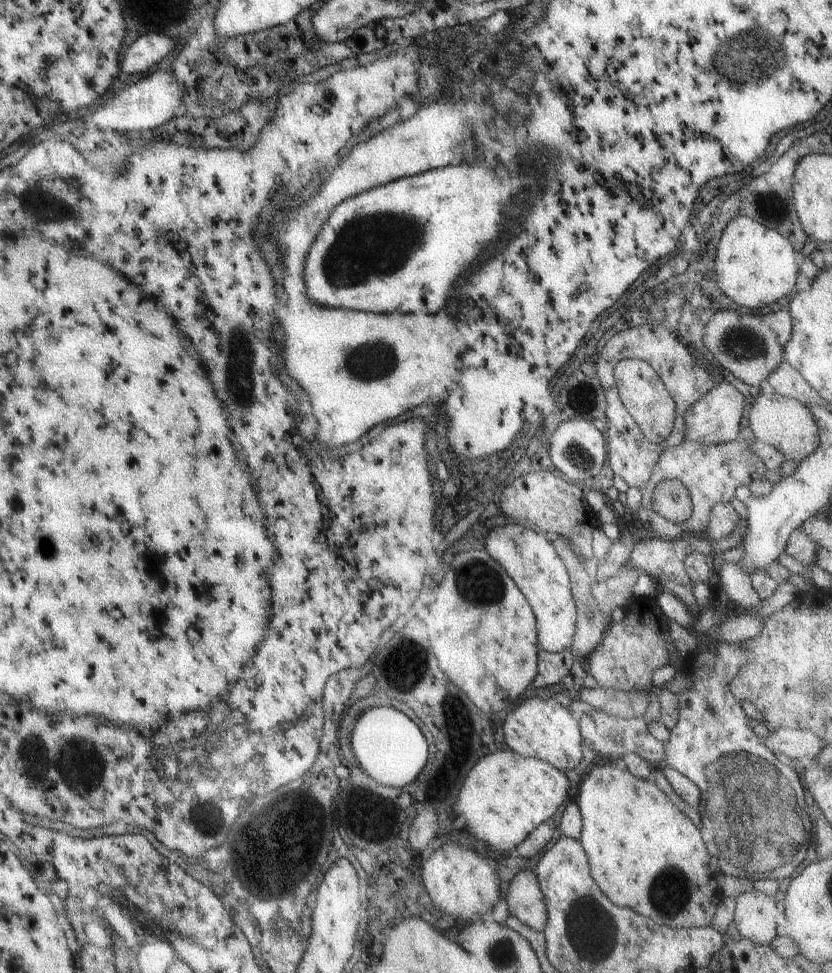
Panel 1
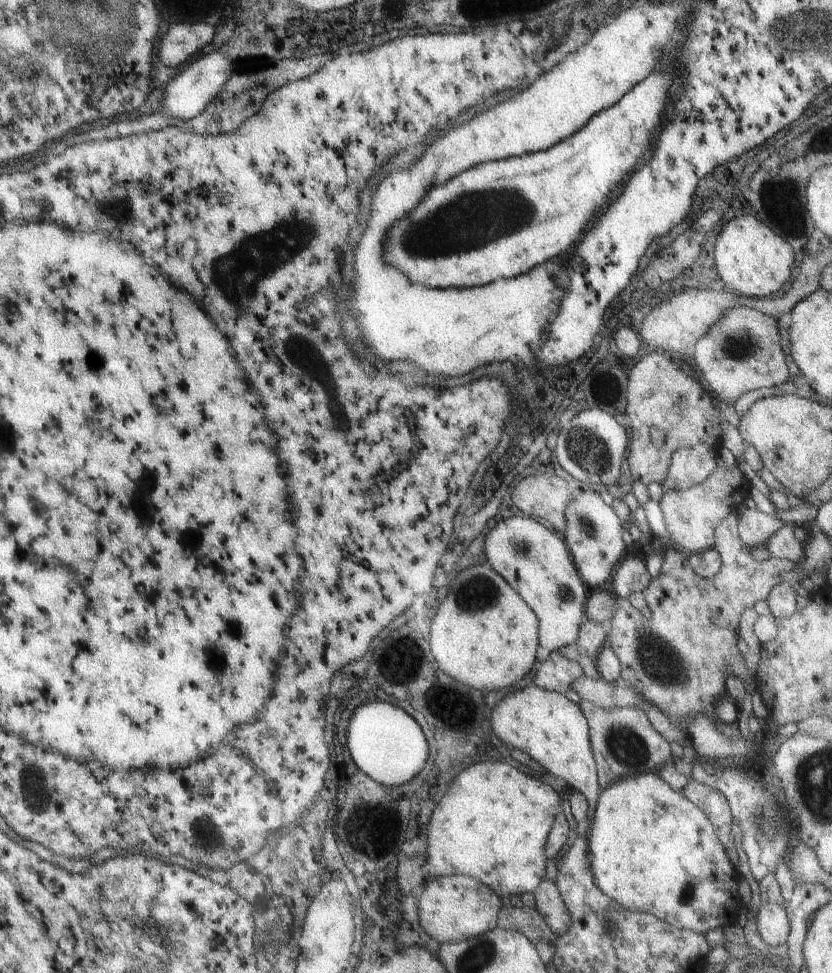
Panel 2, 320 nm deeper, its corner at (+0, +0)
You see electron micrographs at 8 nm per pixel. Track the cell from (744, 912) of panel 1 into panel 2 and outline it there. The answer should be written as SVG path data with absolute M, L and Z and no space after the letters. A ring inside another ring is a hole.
M761 902L759 912L755 916L755 924L761 940L767 946L774 947L787 940L790 924L787 913L780 904Z

